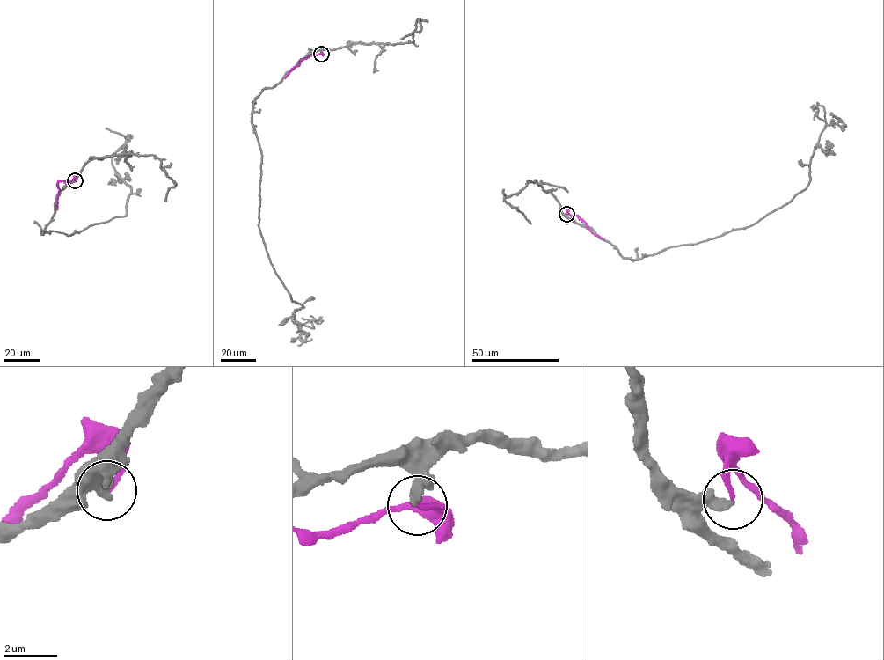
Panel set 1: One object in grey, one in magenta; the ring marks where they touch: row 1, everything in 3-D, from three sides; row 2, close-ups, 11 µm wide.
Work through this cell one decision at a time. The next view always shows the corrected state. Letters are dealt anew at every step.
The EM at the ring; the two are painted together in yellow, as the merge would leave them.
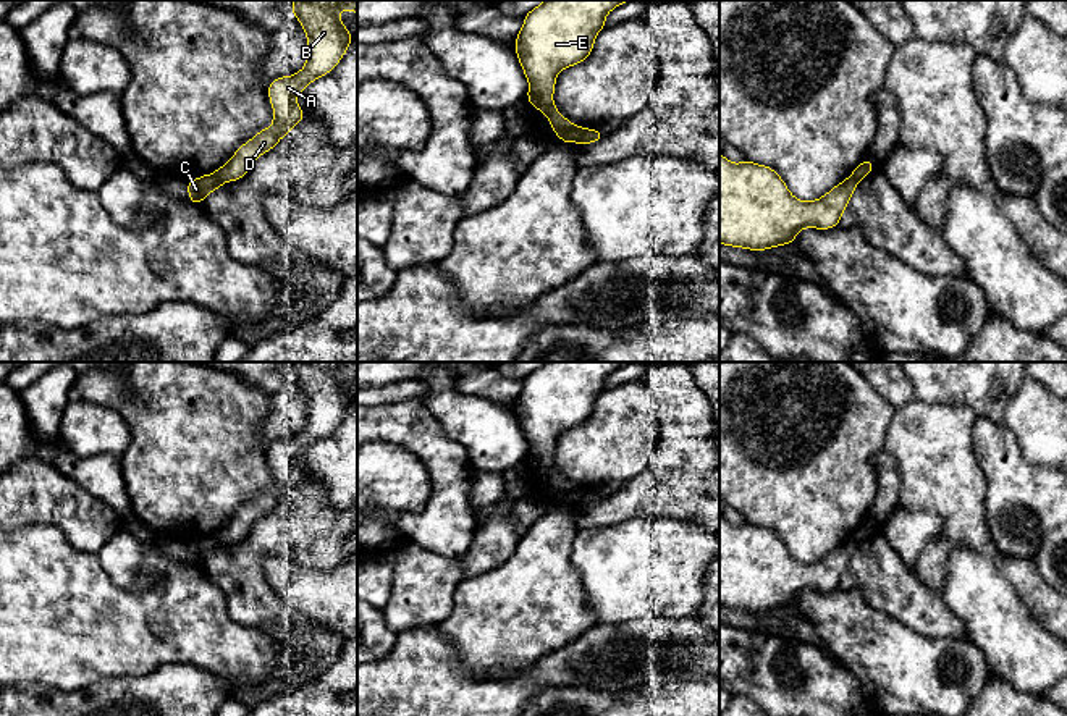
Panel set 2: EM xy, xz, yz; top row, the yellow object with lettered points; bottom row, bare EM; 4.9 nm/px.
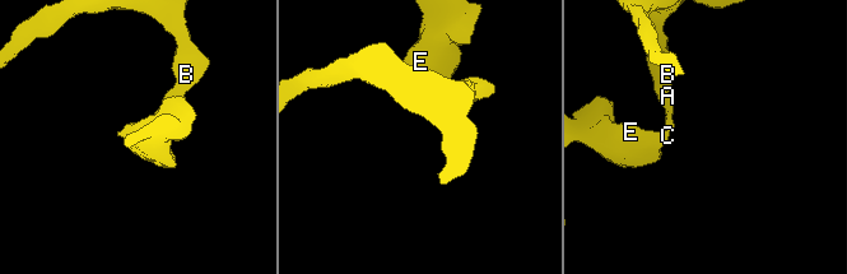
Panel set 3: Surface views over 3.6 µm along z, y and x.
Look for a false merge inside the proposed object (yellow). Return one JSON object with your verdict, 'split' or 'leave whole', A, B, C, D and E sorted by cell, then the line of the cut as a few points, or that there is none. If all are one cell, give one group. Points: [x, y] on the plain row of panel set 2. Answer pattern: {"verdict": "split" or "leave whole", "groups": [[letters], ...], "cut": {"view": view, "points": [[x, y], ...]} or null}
{"verdict": "split", "groups": [["A", "B", "D"], ["C", "E"]], "cut": {"view": "xz", "points": [[587, 492], [574, 503]]}}

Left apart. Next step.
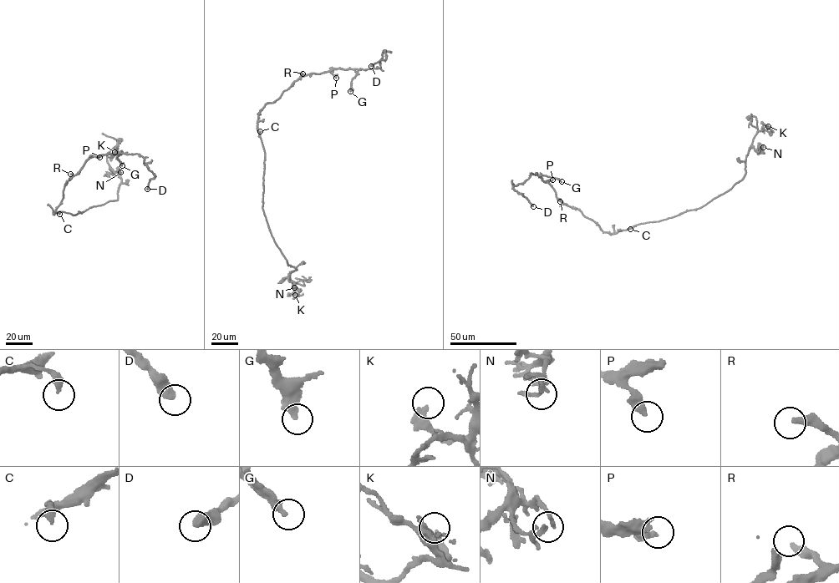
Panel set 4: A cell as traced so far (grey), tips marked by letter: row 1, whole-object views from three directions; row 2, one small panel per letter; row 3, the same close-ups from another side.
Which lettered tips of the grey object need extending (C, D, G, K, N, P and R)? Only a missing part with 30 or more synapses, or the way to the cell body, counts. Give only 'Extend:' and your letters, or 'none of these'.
Extend: none of these

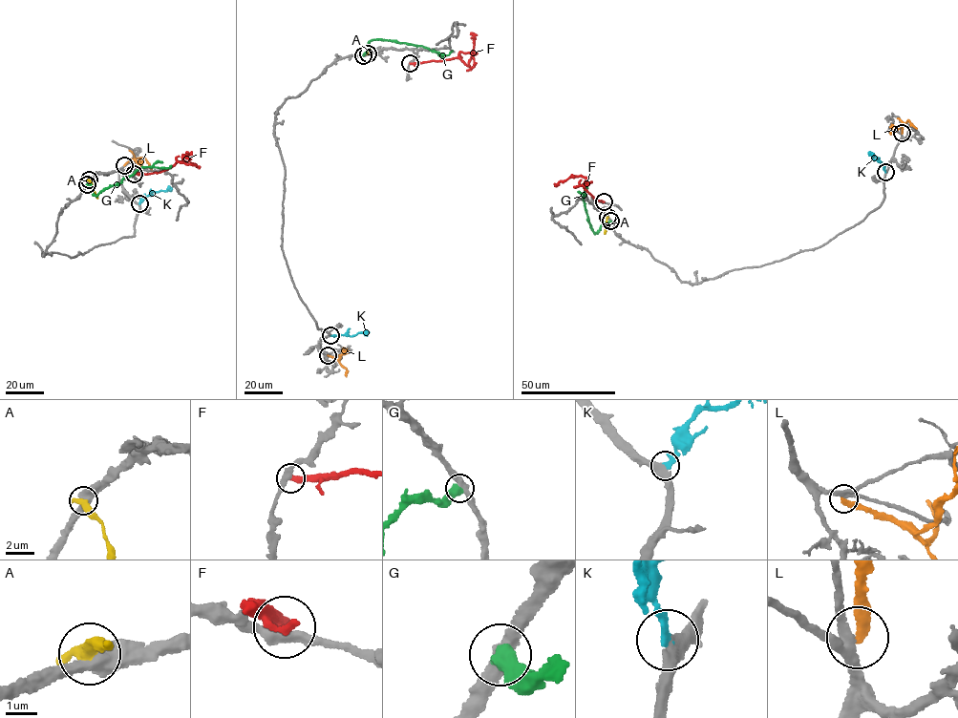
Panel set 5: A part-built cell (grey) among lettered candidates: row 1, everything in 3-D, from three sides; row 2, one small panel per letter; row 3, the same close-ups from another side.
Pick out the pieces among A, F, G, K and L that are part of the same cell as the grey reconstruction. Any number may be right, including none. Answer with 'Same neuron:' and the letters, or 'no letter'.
Same neuron: K

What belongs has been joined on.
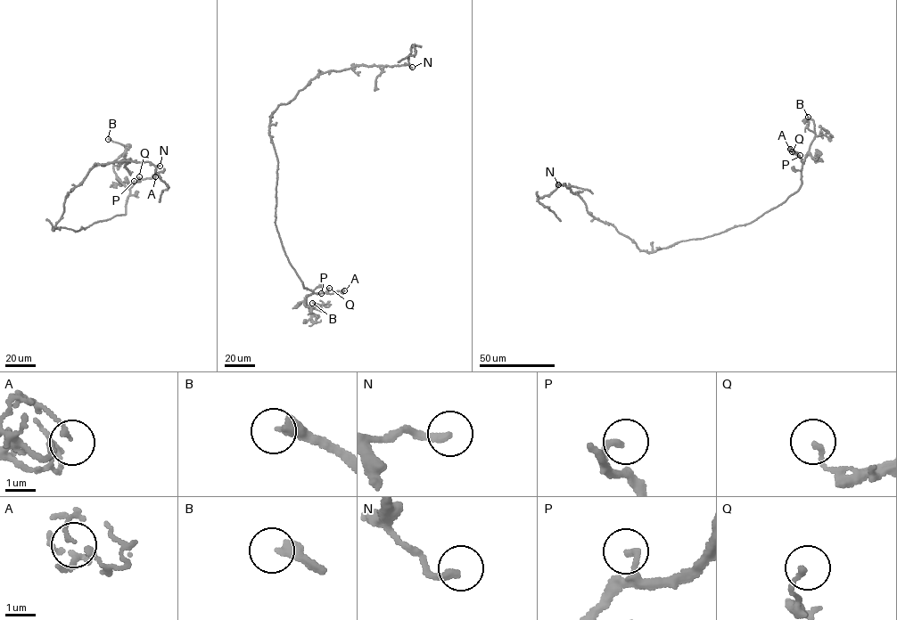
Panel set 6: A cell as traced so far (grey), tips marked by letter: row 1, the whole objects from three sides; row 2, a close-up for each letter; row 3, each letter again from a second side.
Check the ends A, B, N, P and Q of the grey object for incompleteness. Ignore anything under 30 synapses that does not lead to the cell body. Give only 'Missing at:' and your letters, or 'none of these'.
Missing at: B, N

